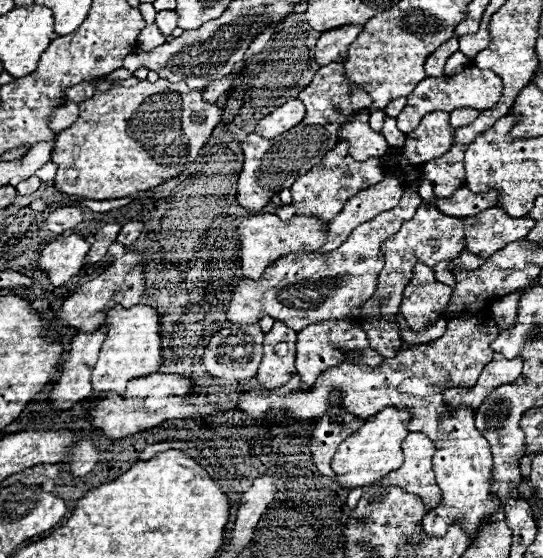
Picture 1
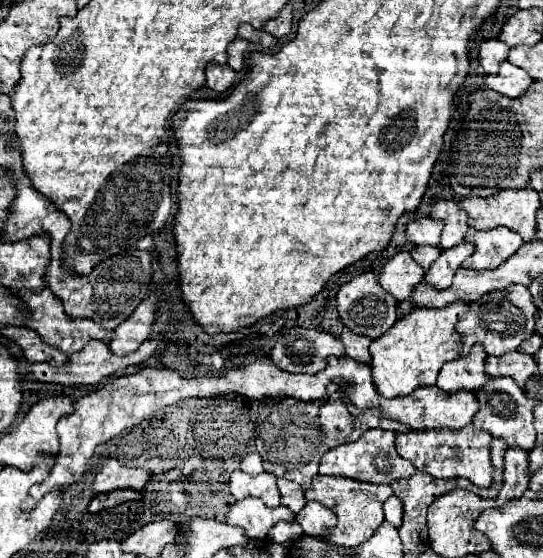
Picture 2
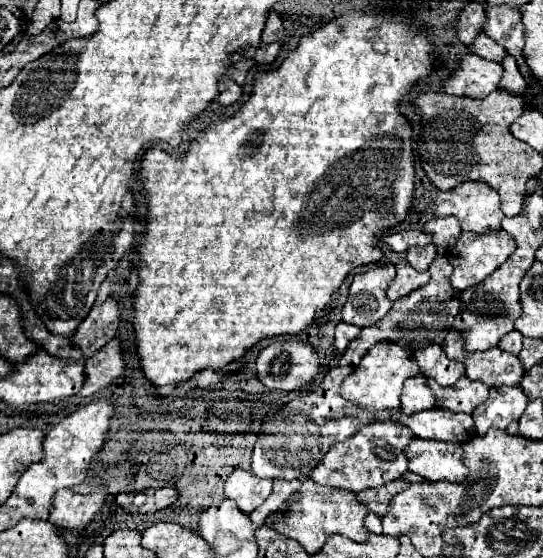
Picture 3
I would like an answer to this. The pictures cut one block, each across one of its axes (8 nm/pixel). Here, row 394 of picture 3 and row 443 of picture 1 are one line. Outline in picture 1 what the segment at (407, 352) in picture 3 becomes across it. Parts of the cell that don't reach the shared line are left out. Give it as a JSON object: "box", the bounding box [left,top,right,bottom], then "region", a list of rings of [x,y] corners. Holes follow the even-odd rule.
{"box":[332,408,408,490],"region":[[[386,408],[380,414],[372,416],[366,420],[366,424],[350,438],[346,438],[338,452],[332,458],[332,470],[336,474],[336,482],[340,488],[354,490],[354,488],[364,488],[370,486],[378,480],[382,480],[388,472],[396,470],[402,462],[402,448],[400,442],[408,436],[406,424],[408,422],[408,412],[406,410],[396,410],[396,408]]]}

